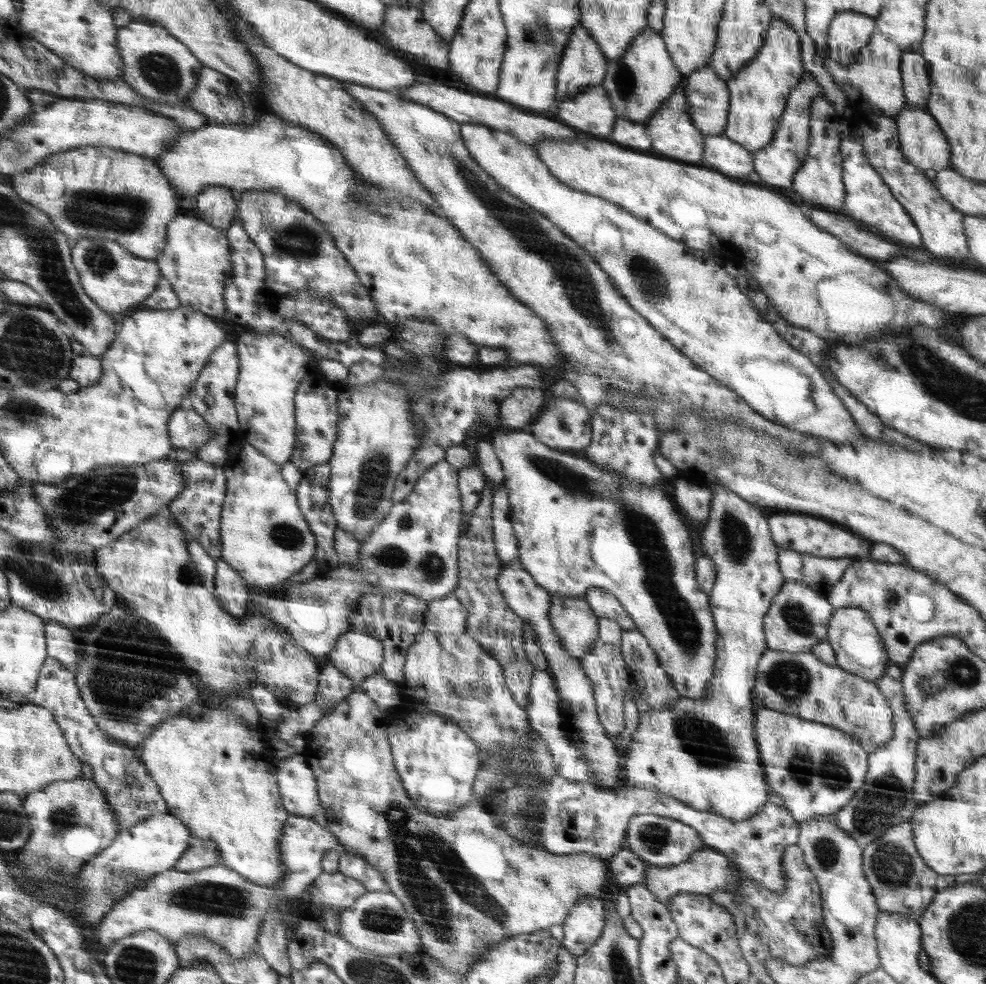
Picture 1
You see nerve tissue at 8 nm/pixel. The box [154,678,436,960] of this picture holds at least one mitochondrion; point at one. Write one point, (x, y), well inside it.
(215, 898)

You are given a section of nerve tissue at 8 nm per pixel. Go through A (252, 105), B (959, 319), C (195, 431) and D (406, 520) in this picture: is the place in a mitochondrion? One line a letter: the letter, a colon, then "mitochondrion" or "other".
A: other
B: other
C: mitochondrion
D: mitochondrion

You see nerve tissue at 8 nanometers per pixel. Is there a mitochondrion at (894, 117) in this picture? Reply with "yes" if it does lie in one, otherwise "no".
no

